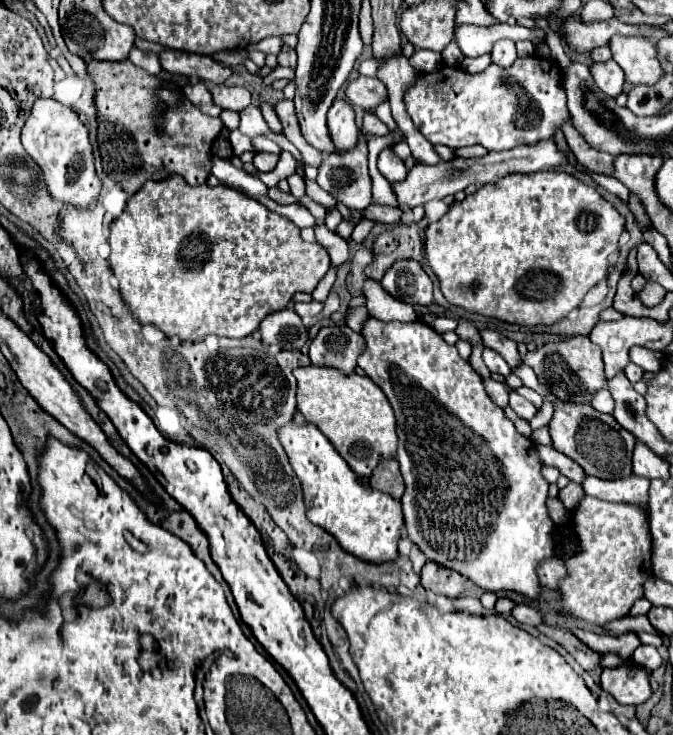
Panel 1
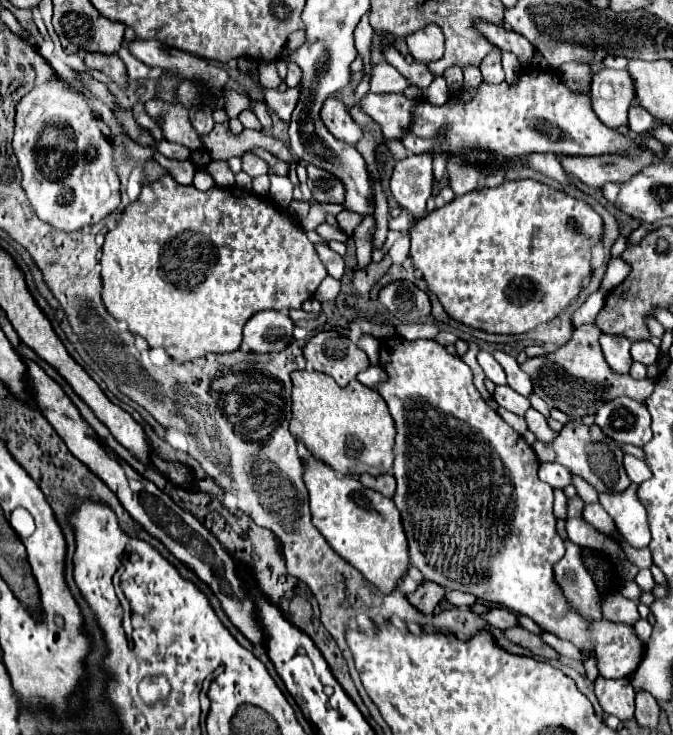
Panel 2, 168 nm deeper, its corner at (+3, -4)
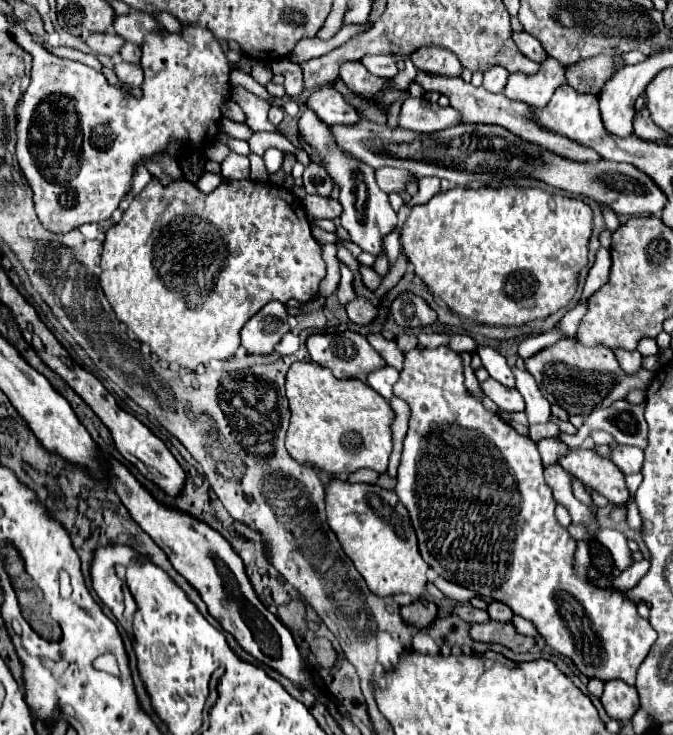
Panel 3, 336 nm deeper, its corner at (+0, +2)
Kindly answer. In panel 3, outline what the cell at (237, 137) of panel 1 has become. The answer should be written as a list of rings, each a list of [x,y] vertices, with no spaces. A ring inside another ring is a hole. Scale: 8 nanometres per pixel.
[[[268,148],[266,150],[266,168],[268,168],[268,172],[272,174],[272,172],[280,170],[280,164],[282,164],[282,150]]]

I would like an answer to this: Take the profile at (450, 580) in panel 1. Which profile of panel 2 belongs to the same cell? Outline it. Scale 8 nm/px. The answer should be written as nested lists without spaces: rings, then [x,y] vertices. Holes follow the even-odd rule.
[[[423,582],[413,594],[407,596],[407,600],[411,602],[411,606],[415,606],[419,612],[423,614],[433,614],[433,610],[437,608],[439,600],[443,598],[443,588],[435,582]]]

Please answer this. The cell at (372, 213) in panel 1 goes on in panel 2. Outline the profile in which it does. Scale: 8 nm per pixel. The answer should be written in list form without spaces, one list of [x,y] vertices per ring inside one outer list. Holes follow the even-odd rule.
[[[341,210],[341,212],[335,216],[335,220],[337,220],[339,228],[341,228],[347,236],[351,236],[351,234],[353,234],[353,230],[361,224],[363,216],[359,216],[359,214],[351,212],[351,210]]]

